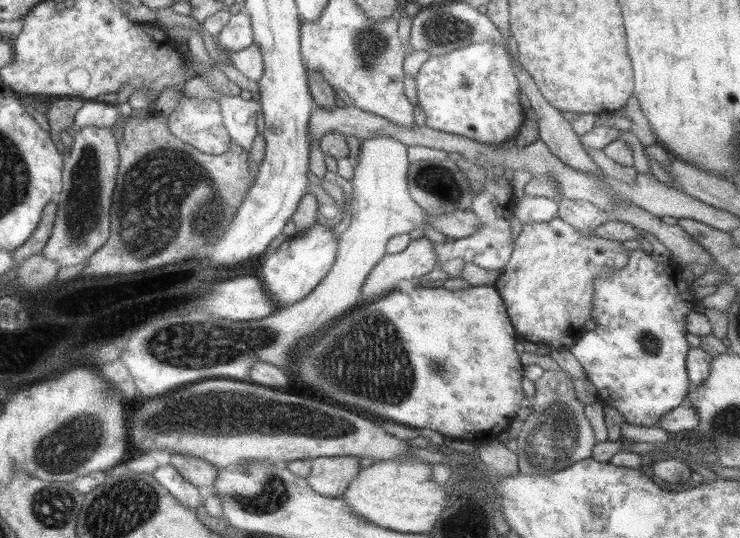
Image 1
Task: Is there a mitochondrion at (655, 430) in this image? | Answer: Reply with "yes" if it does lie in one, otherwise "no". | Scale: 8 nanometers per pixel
no

